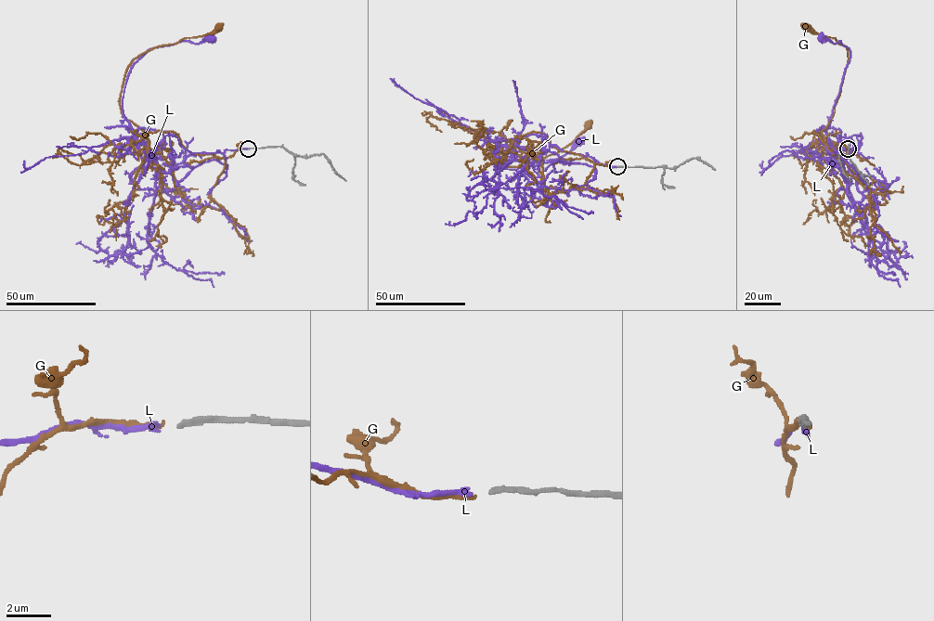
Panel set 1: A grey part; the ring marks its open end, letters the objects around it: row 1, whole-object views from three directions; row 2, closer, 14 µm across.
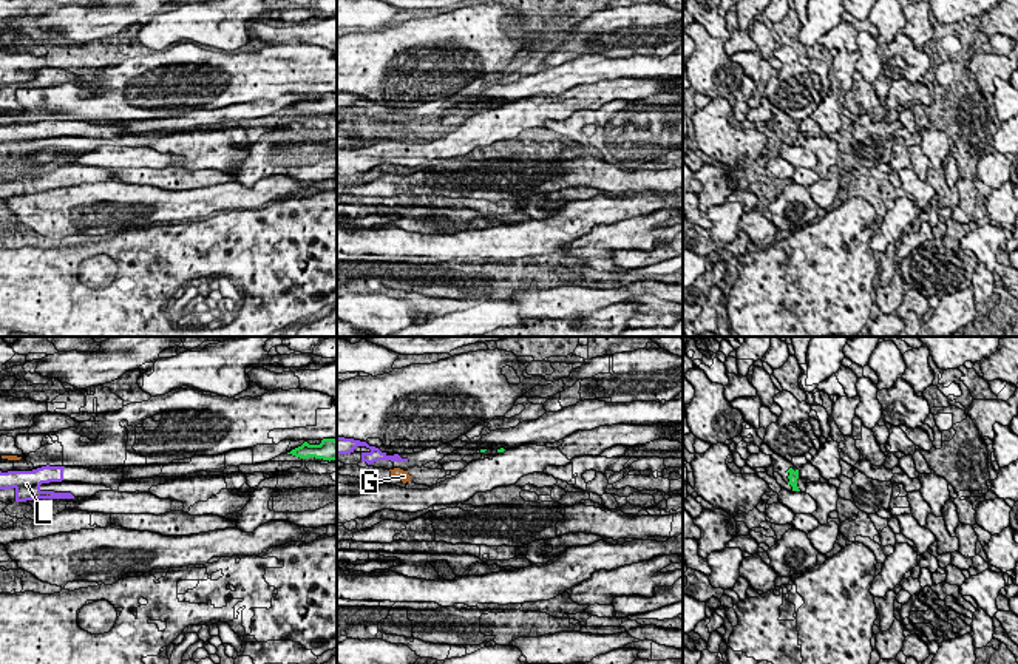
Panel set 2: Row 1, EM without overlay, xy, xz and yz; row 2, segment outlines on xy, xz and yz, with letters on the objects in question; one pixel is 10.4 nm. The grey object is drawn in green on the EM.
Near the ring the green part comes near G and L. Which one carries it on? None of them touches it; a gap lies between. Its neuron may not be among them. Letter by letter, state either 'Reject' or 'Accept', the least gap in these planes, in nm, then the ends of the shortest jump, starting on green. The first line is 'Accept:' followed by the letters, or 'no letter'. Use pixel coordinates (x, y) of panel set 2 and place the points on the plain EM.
Accept: L
G: Reject. Distance 2750 nm. Across: xy (288, 107), (20, 111)
L: Accept. Distance 2250 nm. Across: xy (288, 107), (73, 150)

